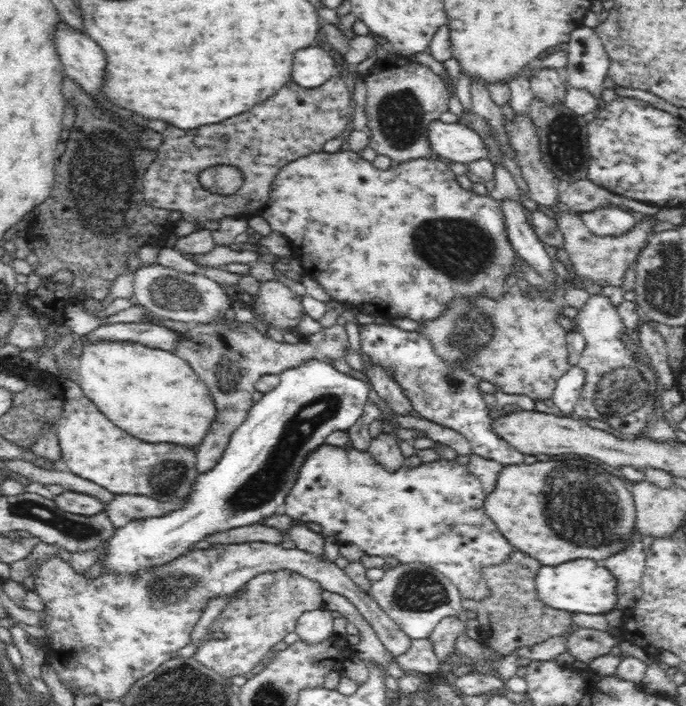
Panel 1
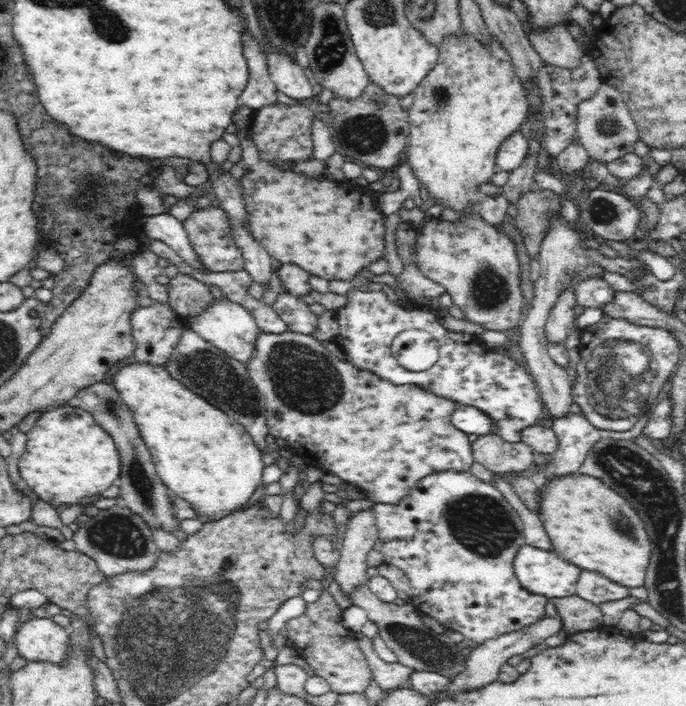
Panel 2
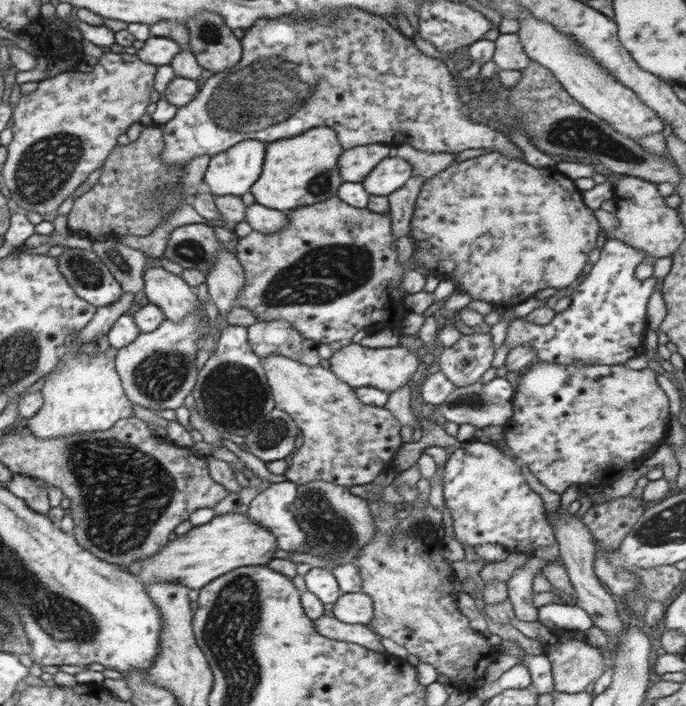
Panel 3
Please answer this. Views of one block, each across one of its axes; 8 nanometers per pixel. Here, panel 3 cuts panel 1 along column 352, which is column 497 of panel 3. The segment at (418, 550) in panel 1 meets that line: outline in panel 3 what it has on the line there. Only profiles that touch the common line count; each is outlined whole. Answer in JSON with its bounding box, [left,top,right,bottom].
[442,440,555,554]

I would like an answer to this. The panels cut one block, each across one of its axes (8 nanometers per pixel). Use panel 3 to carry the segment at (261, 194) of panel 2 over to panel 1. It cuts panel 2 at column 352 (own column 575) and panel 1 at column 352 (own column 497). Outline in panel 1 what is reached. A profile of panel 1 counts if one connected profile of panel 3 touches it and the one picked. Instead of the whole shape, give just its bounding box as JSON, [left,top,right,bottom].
[260,150,519,322]

